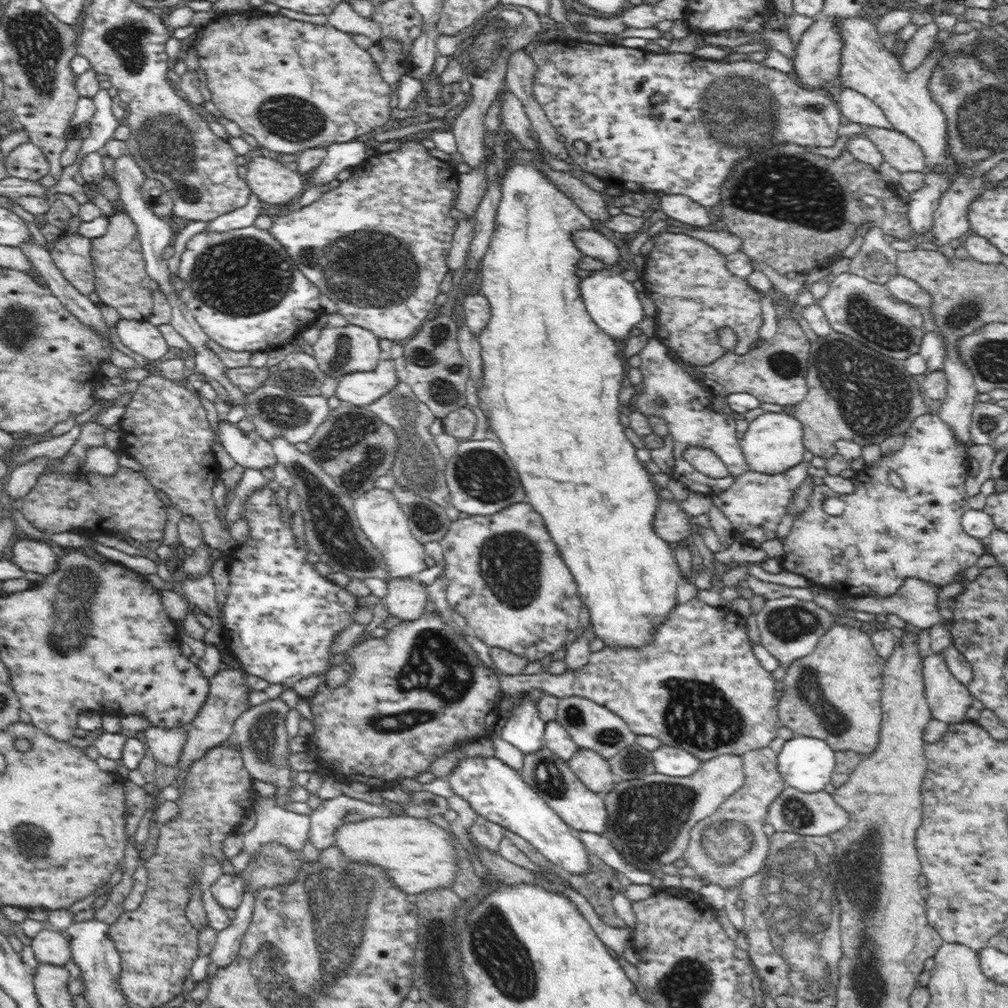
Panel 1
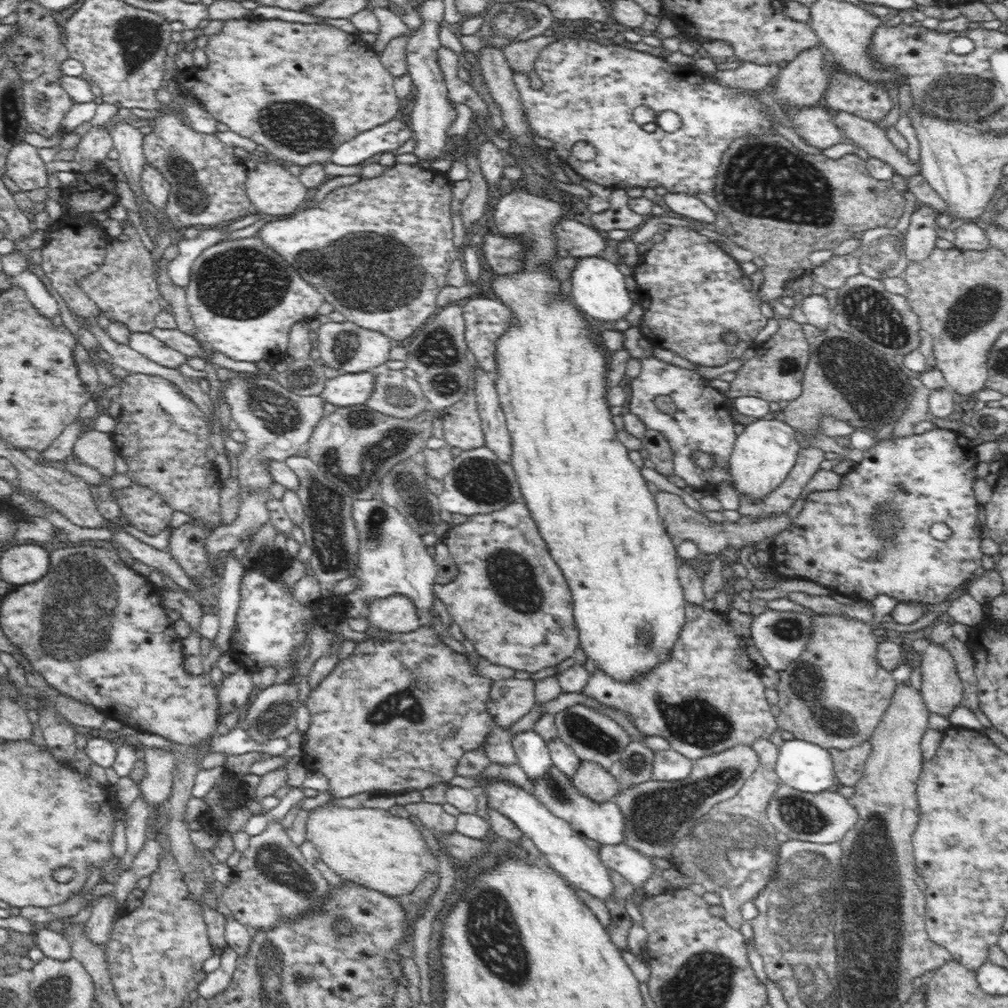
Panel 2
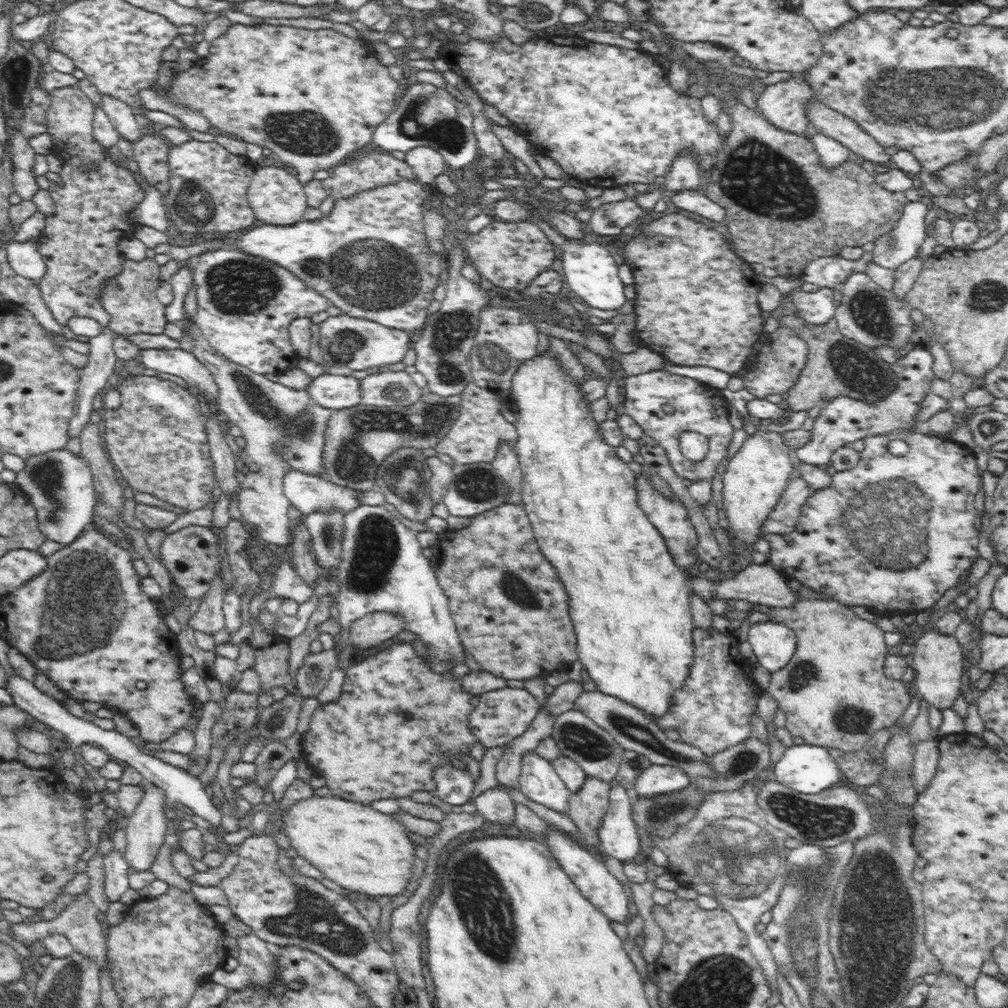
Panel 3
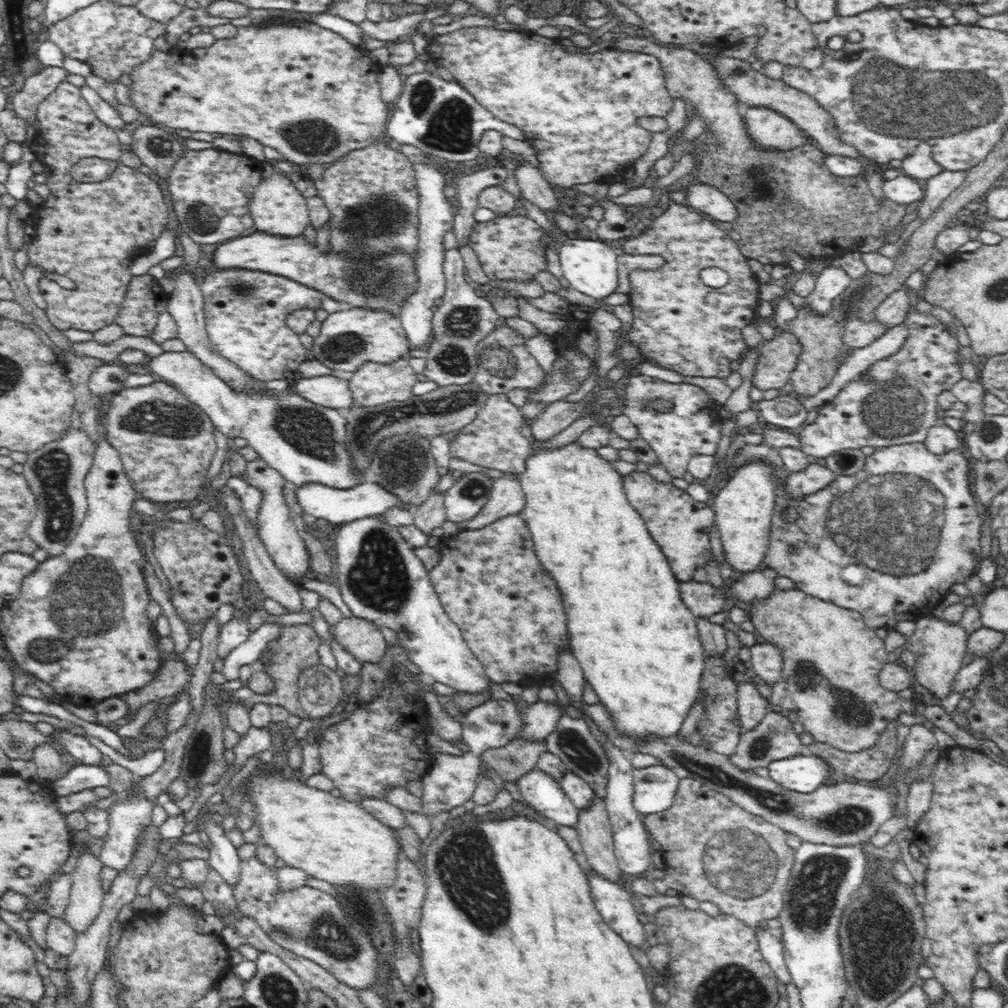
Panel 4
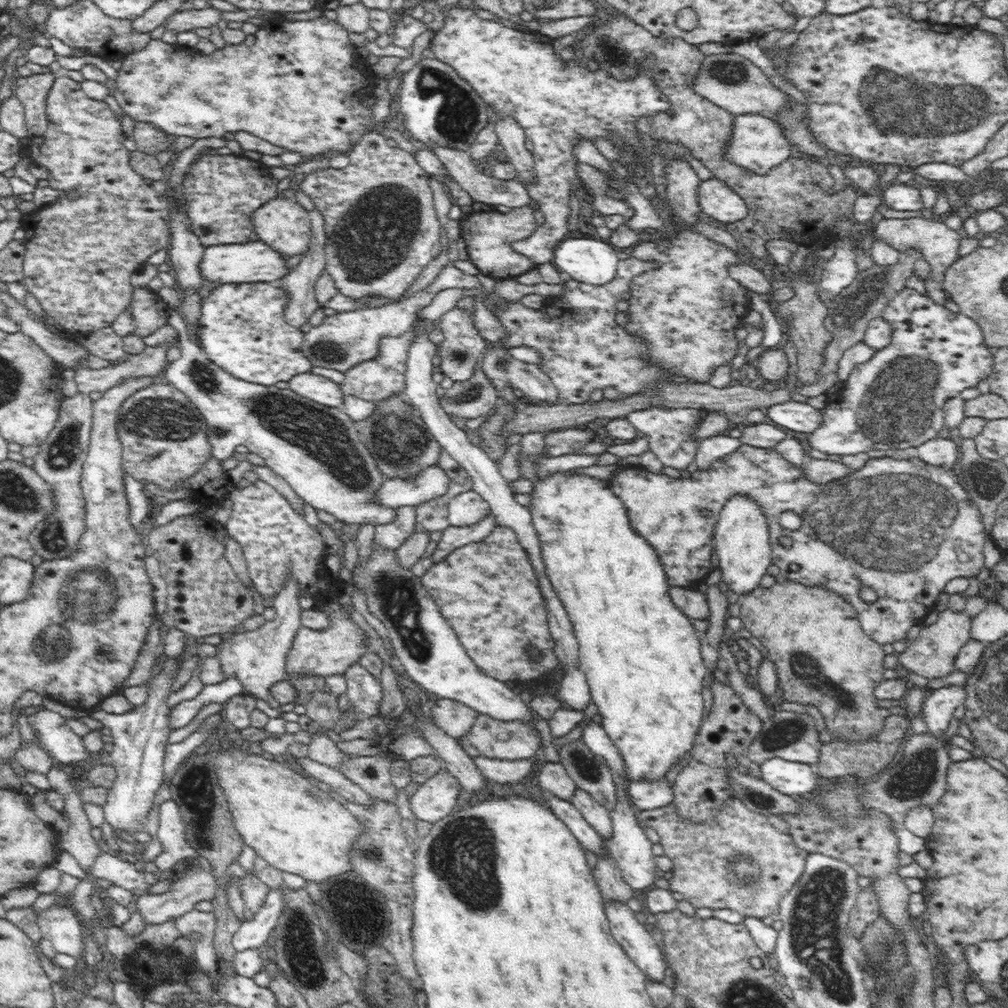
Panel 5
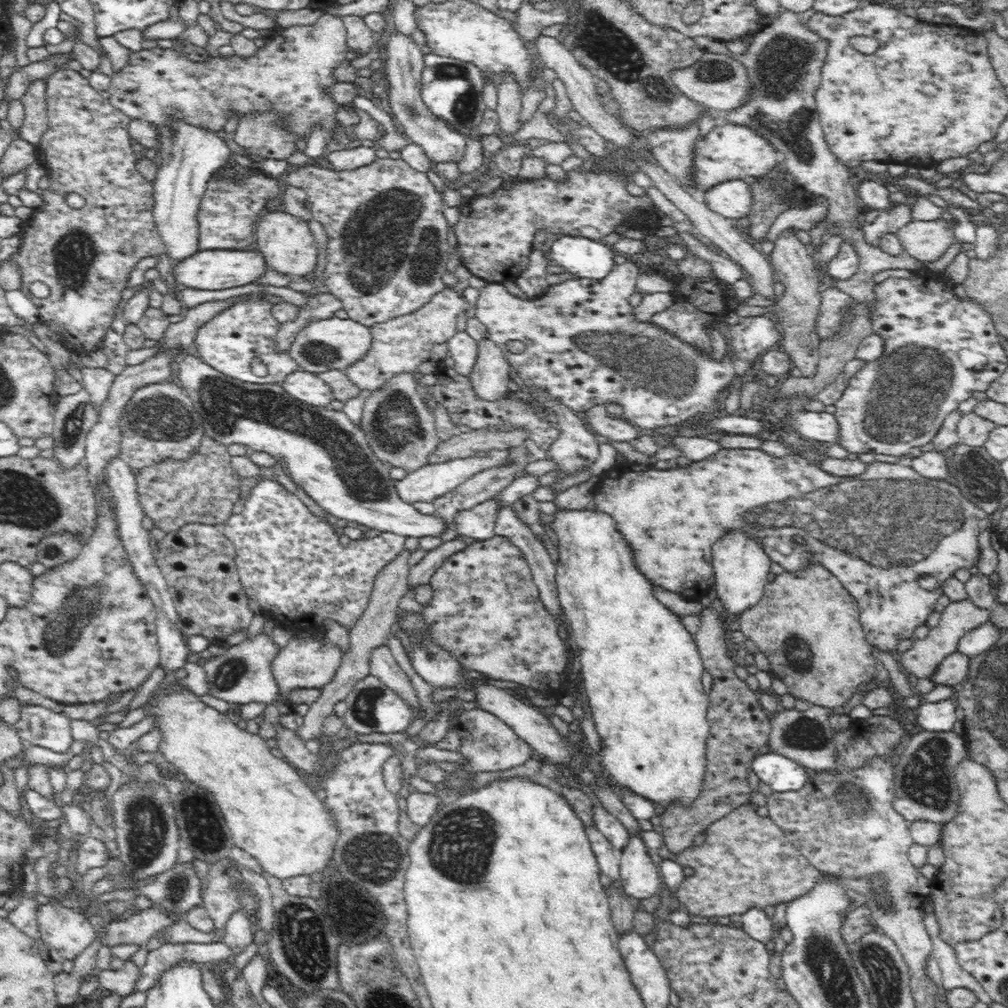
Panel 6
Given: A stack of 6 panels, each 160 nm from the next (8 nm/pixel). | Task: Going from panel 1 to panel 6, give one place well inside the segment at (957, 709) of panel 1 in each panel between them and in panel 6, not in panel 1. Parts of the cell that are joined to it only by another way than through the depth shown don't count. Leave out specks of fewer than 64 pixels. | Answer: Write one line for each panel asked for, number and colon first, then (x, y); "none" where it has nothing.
2: (941, 687)
3: (936, 658)
4: (944, 654)
5: (931, 654)
6: (921, 657)

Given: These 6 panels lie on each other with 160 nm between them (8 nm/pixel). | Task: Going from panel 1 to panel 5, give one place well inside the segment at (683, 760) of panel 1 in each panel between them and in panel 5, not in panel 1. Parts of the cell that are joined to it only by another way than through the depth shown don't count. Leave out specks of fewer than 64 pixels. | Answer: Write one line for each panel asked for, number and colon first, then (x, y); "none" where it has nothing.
2: (668, 765)
3: (657, 779)
4: (654, 788)
5: (643, 796)

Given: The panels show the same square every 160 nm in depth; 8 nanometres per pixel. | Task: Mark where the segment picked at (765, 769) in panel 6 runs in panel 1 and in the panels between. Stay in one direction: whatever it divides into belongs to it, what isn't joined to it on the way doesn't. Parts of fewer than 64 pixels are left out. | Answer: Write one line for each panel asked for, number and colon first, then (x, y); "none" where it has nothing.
1: (805, 763)
2: (807, 767)
3: (808, 769)
4: (803, 773)
5: (795, 778)

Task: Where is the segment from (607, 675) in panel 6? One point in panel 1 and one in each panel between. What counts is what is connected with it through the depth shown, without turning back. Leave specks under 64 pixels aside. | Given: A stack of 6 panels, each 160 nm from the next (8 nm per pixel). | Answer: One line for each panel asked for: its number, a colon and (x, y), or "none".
1: (551, 376)
2: (591, 505)
3: (629, 602)
4: (638, 644)
5: (642, 660)

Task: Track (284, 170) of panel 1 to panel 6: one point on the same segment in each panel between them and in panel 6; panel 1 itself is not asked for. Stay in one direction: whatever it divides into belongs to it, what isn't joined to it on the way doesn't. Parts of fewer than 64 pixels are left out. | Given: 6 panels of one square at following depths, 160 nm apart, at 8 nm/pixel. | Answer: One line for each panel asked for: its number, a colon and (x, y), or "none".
2: (273, 190)
3: (276, 197)
4: (278, 208)
5: (283, 224)
6: (287, 245)

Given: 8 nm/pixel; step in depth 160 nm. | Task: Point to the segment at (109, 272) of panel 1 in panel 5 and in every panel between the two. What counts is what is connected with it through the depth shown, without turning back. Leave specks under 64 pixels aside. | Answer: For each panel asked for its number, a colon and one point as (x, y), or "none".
2: (124, 288)
3: (130, 297)
4: (144, 301)
5: (149, 311)

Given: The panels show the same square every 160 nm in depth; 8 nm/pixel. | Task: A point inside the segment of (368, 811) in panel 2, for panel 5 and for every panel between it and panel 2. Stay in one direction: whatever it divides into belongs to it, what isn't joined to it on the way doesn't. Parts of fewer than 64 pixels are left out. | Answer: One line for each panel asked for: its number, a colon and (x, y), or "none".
3: (363, 850)
4: (330, 838)
5: (296, 827)

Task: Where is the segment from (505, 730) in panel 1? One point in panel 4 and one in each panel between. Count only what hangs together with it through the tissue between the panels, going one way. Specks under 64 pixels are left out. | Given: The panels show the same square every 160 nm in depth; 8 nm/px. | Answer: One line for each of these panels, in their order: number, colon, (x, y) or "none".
2: (532, 751)
3: (538, 780)
4: (540, 790)

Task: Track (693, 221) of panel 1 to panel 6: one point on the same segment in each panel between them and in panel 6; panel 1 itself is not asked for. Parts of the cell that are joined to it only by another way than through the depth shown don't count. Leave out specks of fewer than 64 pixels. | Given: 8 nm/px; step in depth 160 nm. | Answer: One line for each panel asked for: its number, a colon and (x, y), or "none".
2: (691, 207)
3: (695, 201)
4: (709, 199)
5: (715, 197)
6: (732, 199)

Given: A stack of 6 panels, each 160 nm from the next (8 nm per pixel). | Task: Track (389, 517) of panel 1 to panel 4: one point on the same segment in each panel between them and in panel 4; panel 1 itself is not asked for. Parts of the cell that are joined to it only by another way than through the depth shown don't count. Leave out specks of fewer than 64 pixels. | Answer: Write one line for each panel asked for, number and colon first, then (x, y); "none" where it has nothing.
2: (393, 560)
3: (382, 568)
4: (380, 578)

